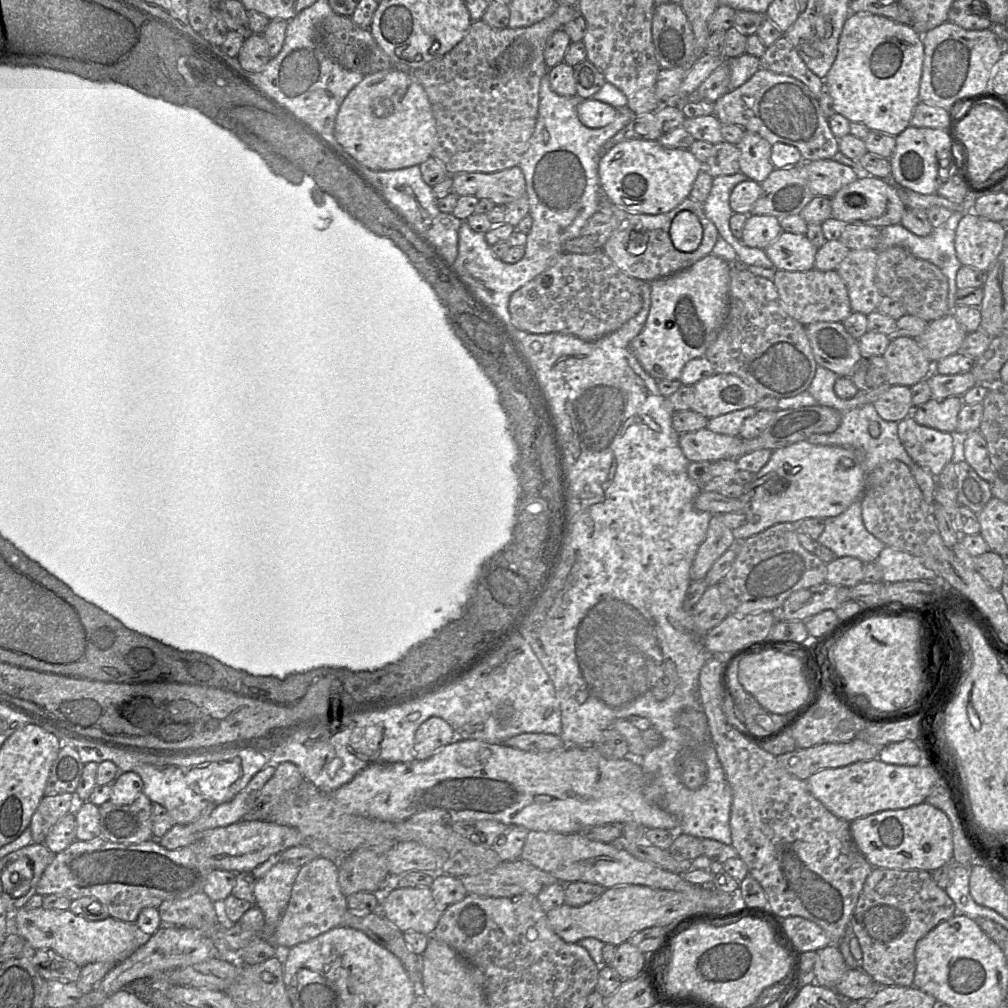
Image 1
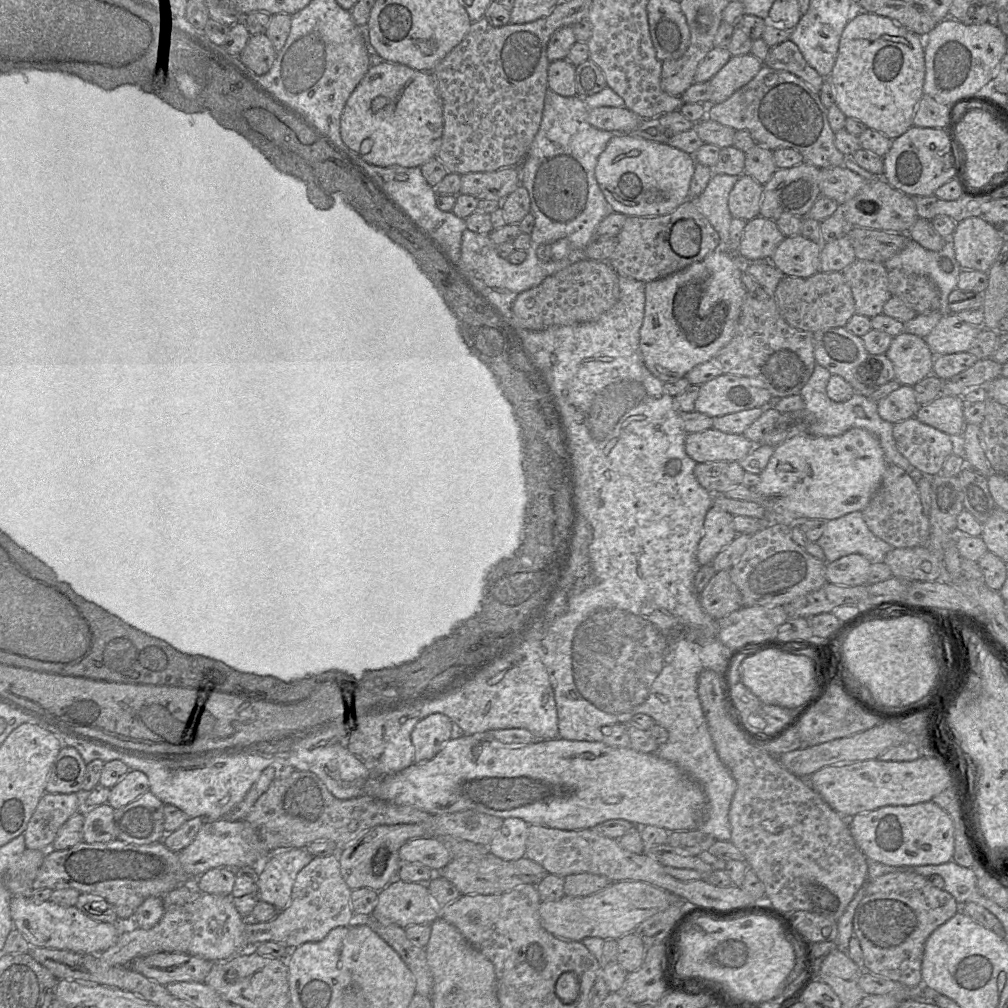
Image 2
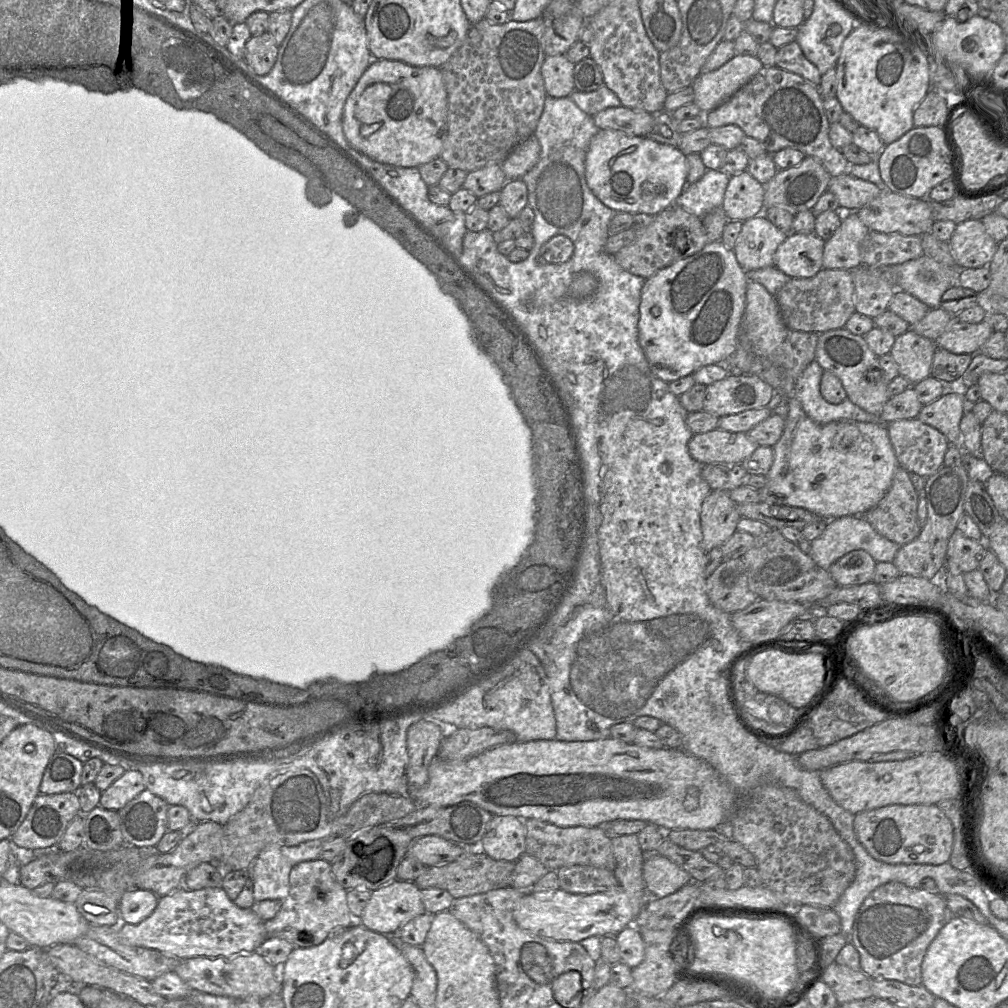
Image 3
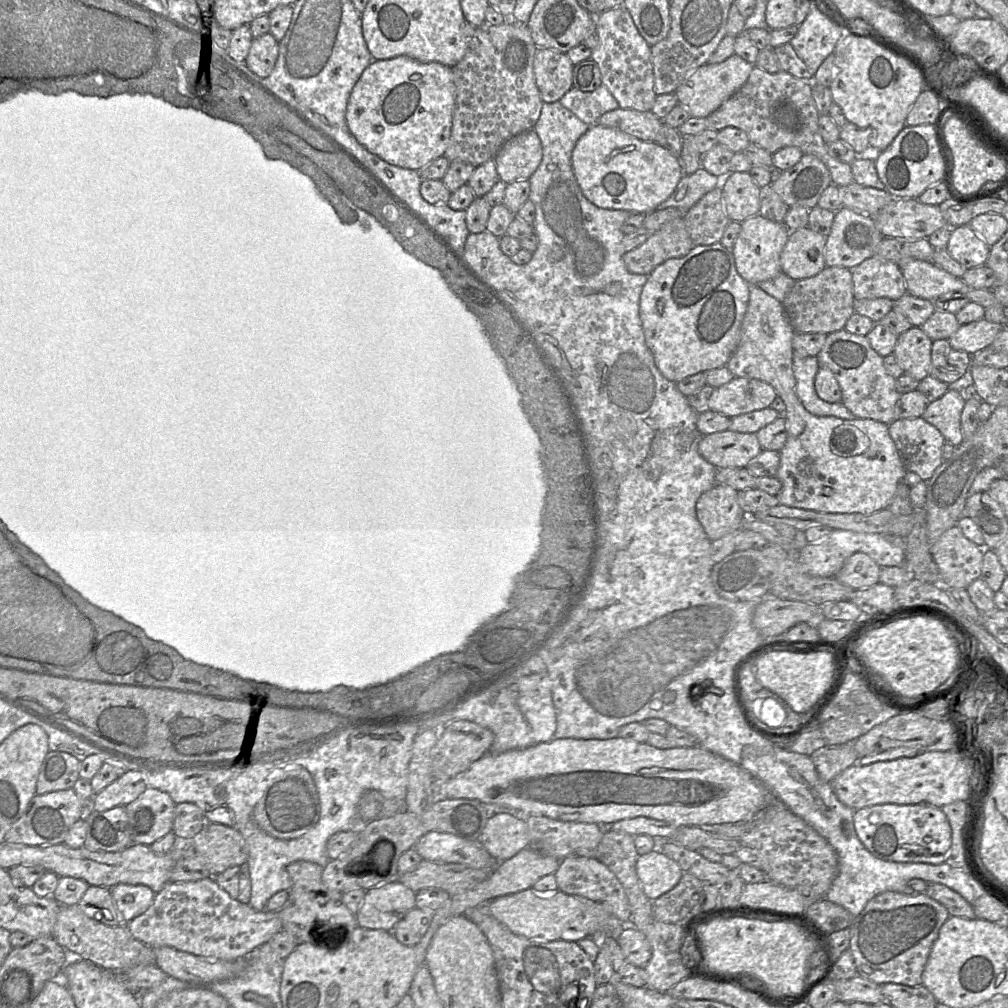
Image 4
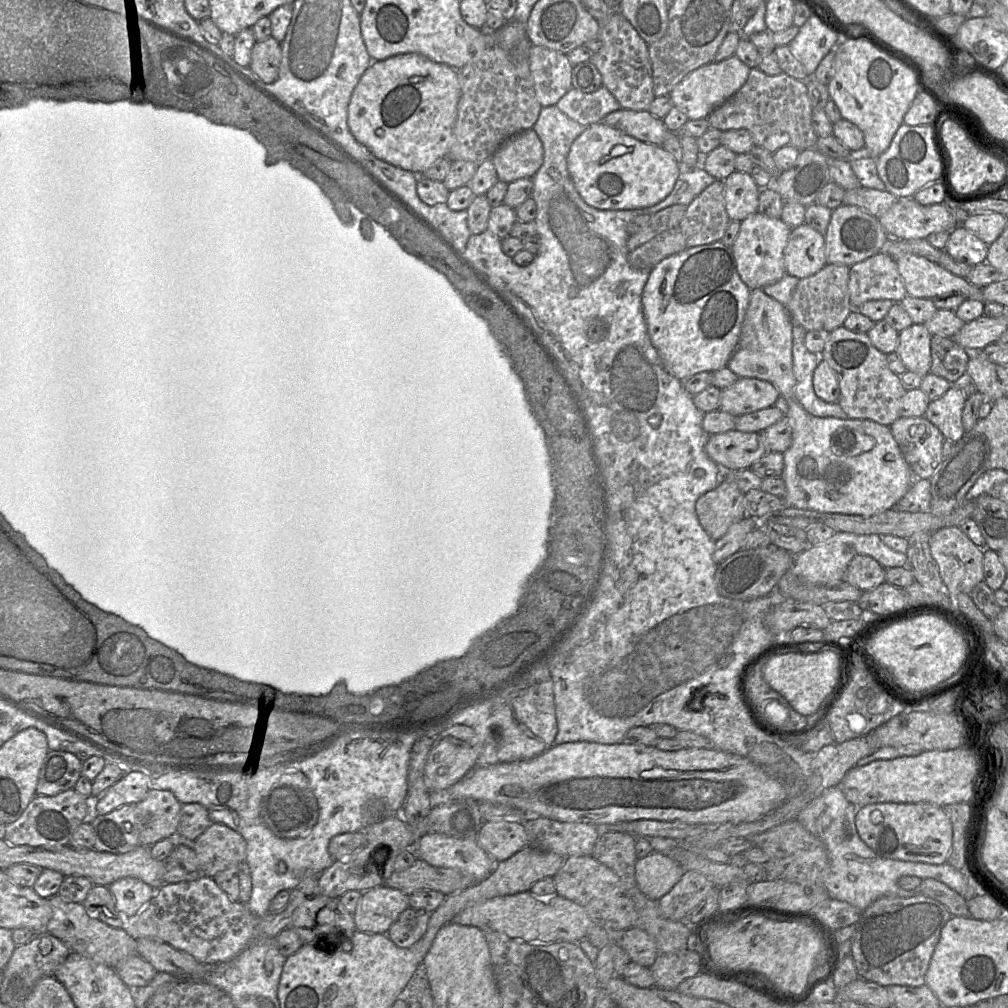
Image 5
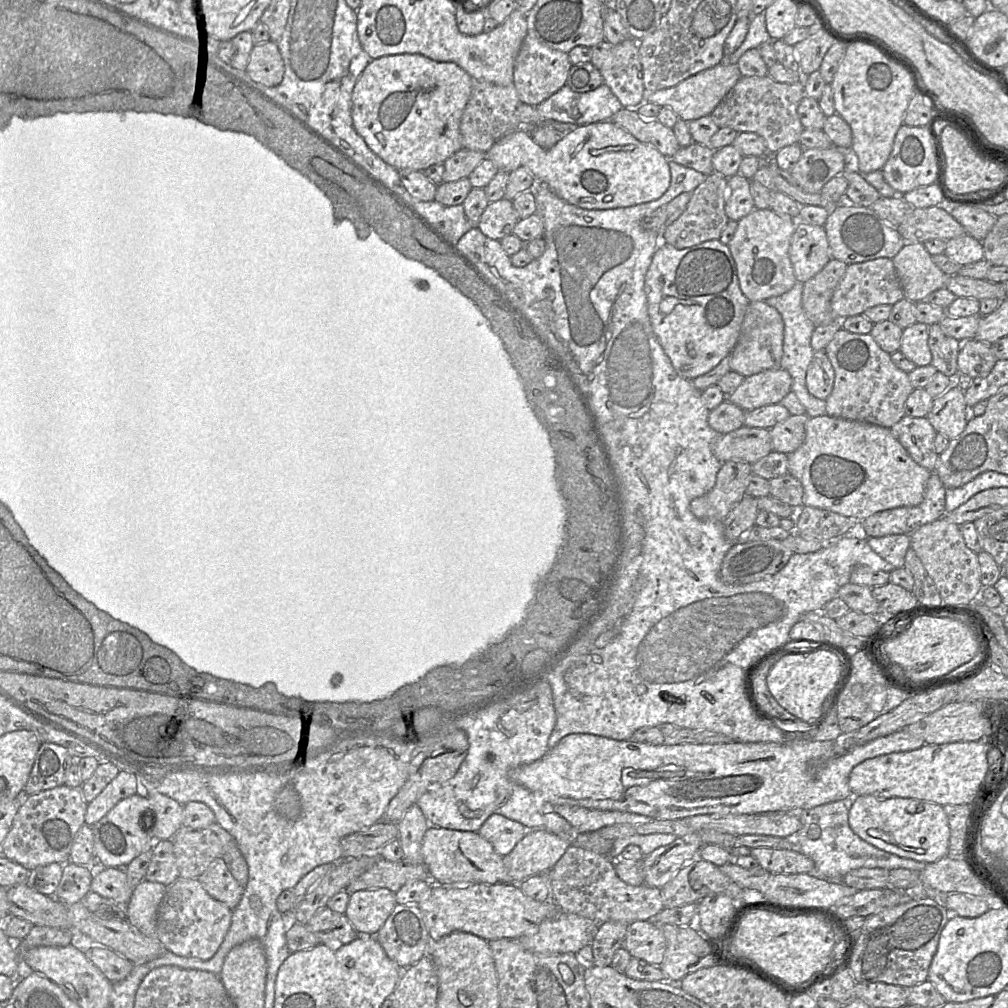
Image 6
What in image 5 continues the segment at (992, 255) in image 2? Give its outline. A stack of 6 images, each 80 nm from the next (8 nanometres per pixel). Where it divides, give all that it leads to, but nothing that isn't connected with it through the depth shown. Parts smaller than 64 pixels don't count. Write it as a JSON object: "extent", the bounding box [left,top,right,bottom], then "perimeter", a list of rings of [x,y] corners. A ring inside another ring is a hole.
{"extent":[944,225,988,265],"perimeter":[[[958,225],[950,233],[944,250],[956,261],[977,265],[986,261],[988,246],[973,232]]]}

